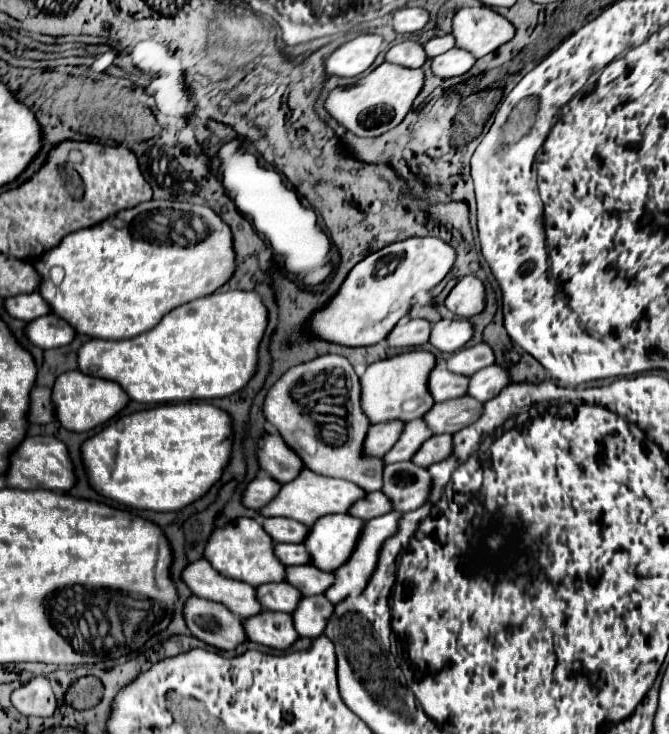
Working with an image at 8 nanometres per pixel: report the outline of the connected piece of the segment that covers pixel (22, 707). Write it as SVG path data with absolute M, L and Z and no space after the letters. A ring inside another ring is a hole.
M37 676L31 682L17 688L11 696L13 706L25 716L53 716L57 708L57 698L47 676Z

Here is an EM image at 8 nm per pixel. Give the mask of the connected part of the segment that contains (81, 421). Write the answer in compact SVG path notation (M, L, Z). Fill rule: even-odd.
M73 370L57 378L53 386L53 402L57 406L57 418L67 430L89 432L95 426L101 426L109 422L113 416L117 416L131 402L131 398L113 380L99 380L95 376L87 376L87 374L81 374L79 370Z

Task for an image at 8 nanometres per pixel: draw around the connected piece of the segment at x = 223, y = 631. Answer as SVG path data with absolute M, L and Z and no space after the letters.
M193 596L185 604L185 622L193 636L217 650L235 650L247 642L243 620L223 604Z

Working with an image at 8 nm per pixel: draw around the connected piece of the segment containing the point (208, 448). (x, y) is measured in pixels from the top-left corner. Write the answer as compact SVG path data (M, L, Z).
M179 402L121 416L83 444L93 488L137 510L181 510L203 498L231 462L233 420L207 402Z

